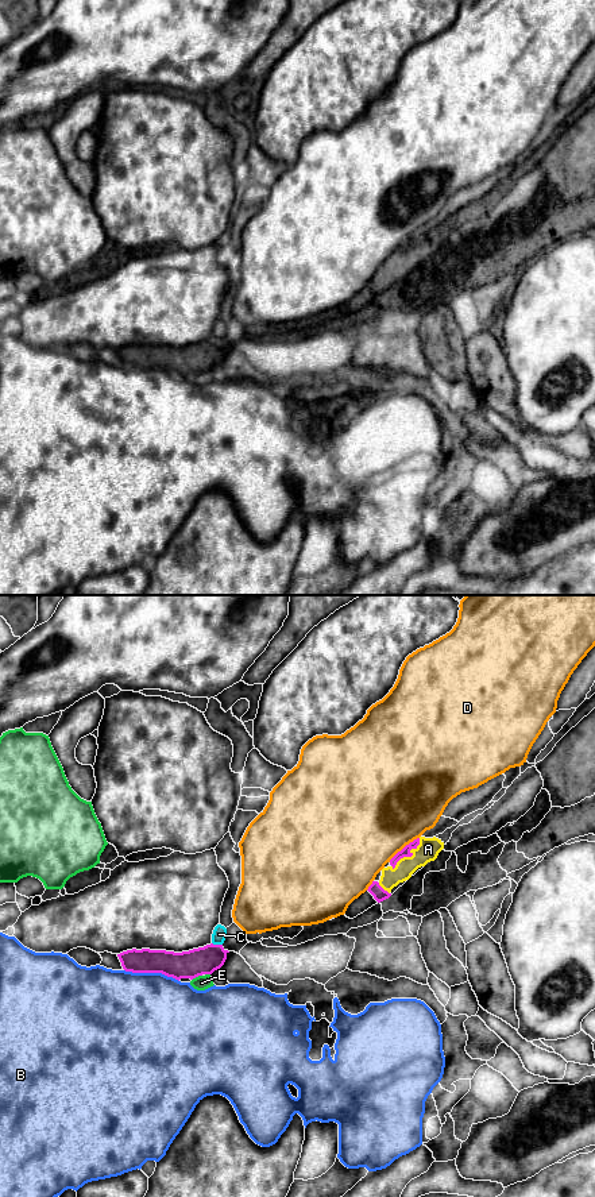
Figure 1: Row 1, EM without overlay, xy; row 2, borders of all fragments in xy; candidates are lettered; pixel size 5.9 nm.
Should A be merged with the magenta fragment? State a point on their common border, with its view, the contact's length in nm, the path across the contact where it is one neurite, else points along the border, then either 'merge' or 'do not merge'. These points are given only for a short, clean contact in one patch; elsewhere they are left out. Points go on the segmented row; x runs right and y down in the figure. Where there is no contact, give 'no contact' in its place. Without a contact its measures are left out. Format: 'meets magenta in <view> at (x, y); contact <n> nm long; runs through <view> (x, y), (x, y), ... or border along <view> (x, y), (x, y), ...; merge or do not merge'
meets magenta in xy at (410, 856); contact 260 nm long; runs through xy (405, 852), (410, 856), (428, 849); merge

